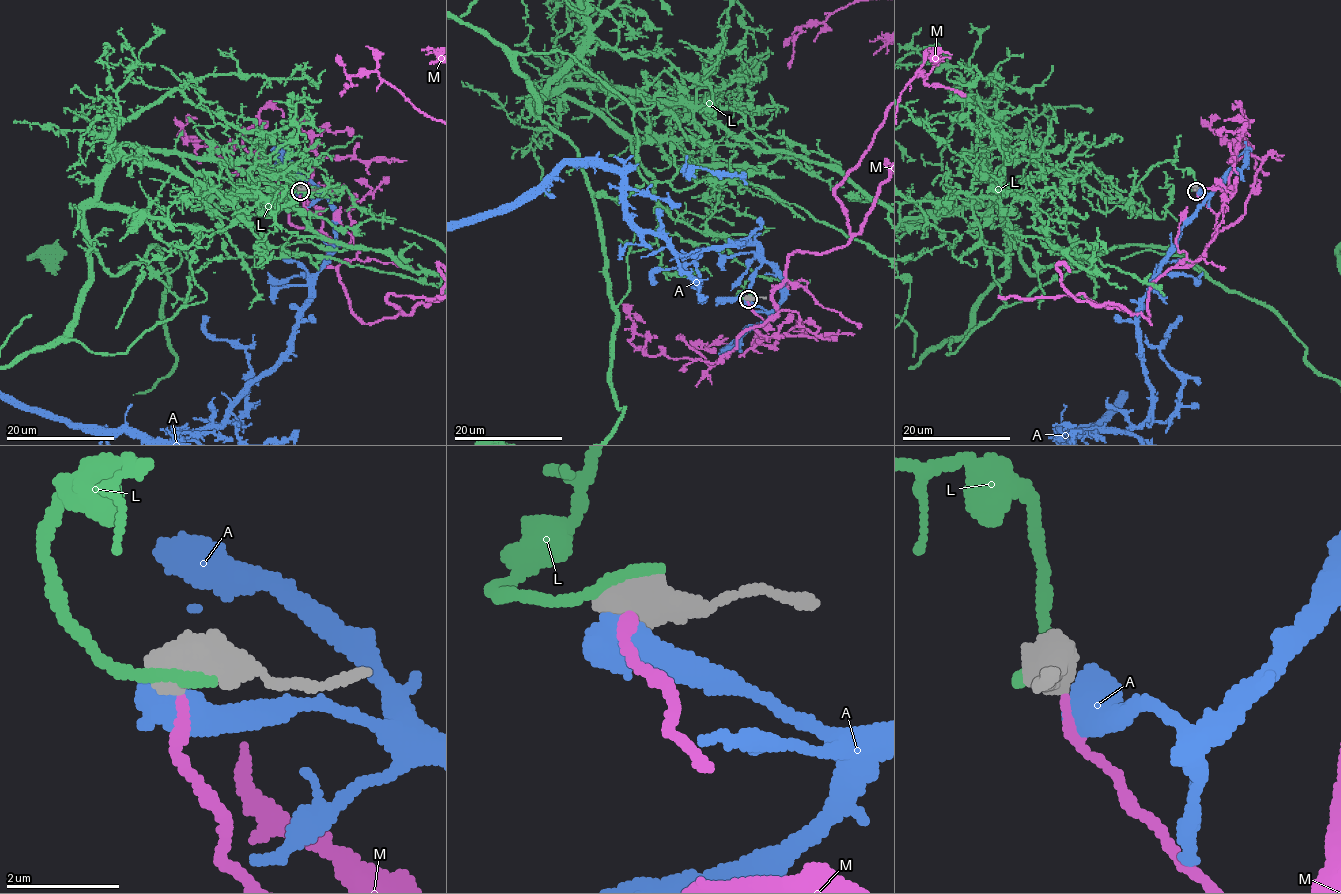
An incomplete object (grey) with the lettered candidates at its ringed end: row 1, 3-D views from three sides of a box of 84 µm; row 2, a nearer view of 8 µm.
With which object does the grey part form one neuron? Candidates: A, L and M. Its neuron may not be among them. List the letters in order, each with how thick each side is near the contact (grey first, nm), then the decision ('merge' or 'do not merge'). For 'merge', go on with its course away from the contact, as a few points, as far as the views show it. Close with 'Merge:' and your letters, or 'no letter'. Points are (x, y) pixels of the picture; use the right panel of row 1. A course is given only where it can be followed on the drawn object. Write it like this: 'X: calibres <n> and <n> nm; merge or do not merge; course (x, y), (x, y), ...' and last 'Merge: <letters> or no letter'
A: calibres 750 and 750 nm; do not merge
L: calibres 750 and 280 nm; do not merge
M: calibres 750 and 200 nm; merge
Merge: M

